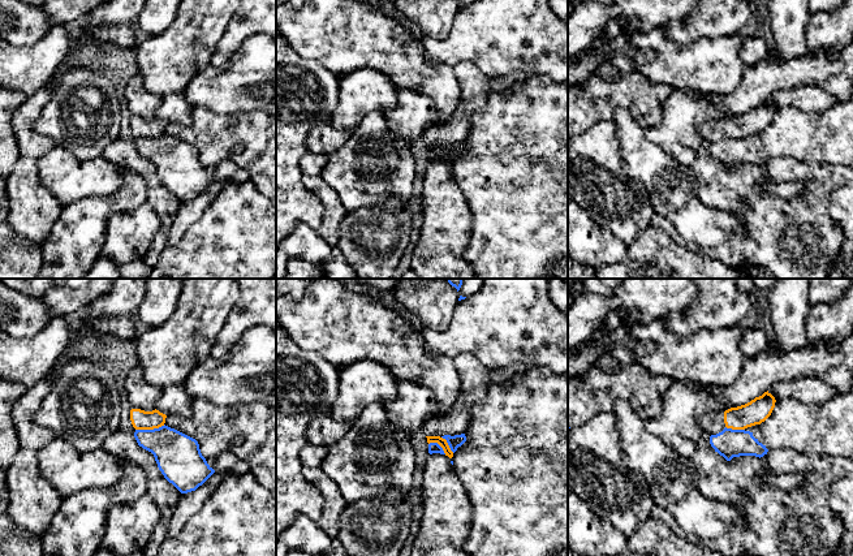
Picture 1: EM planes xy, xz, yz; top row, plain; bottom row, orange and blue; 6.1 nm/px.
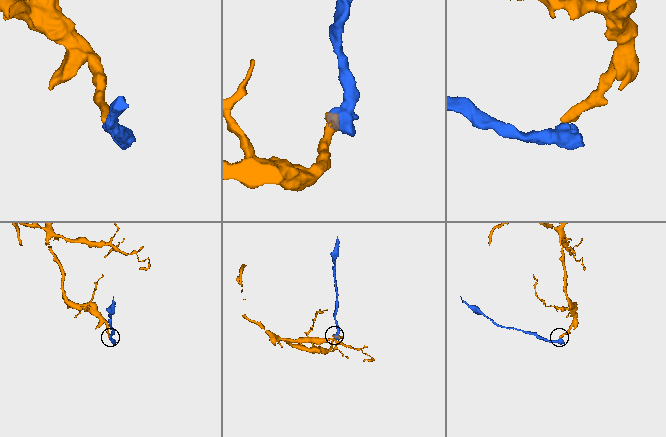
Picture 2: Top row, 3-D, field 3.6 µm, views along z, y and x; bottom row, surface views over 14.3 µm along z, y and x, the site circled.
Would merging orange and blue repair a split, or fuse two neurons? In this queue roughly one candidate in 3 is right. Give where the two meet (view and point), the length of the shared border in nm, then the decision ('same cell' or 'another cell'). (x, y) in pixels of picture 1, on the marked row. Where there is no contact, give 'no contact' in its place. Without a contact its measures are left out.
xy (150, 429) | 190 nm | another cell

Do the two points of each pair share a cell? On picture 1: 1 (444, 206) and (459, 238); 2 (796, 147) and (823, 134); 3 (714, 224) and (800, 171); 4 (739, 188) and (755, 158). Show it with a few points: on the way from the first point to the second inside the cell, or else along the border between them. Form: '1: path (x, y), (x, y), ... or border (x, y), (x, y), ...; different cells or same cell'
1: path (446, 214), (446, 223), (451, 231); same cell
2: path (802, 141), (806, 137), (817, 137); same cell
3: border (703, 203), (731, 211), (737, 218), (741, 229); different cells
4: border (720, 164), (727, 168), (740, 164), (759, 167); different cells

